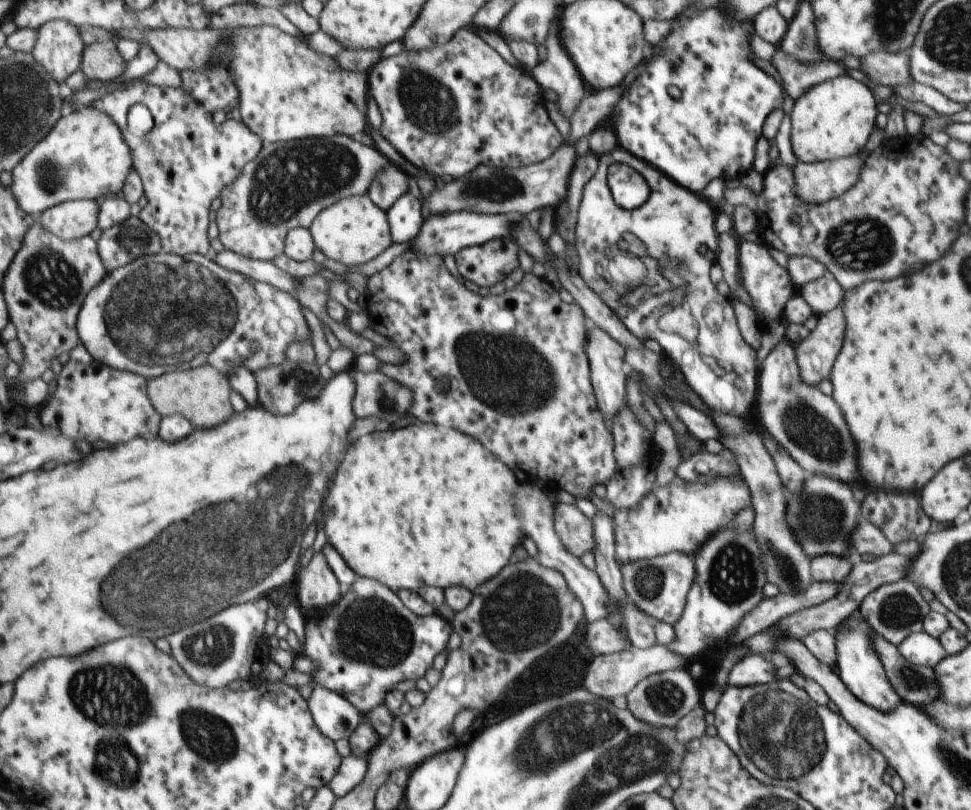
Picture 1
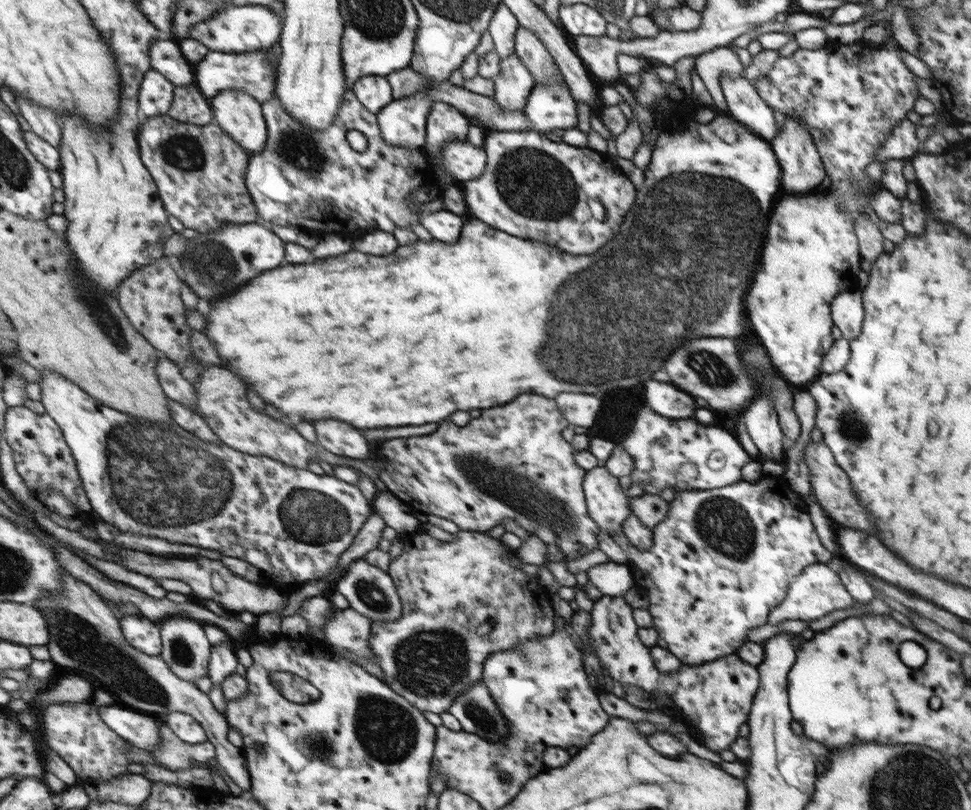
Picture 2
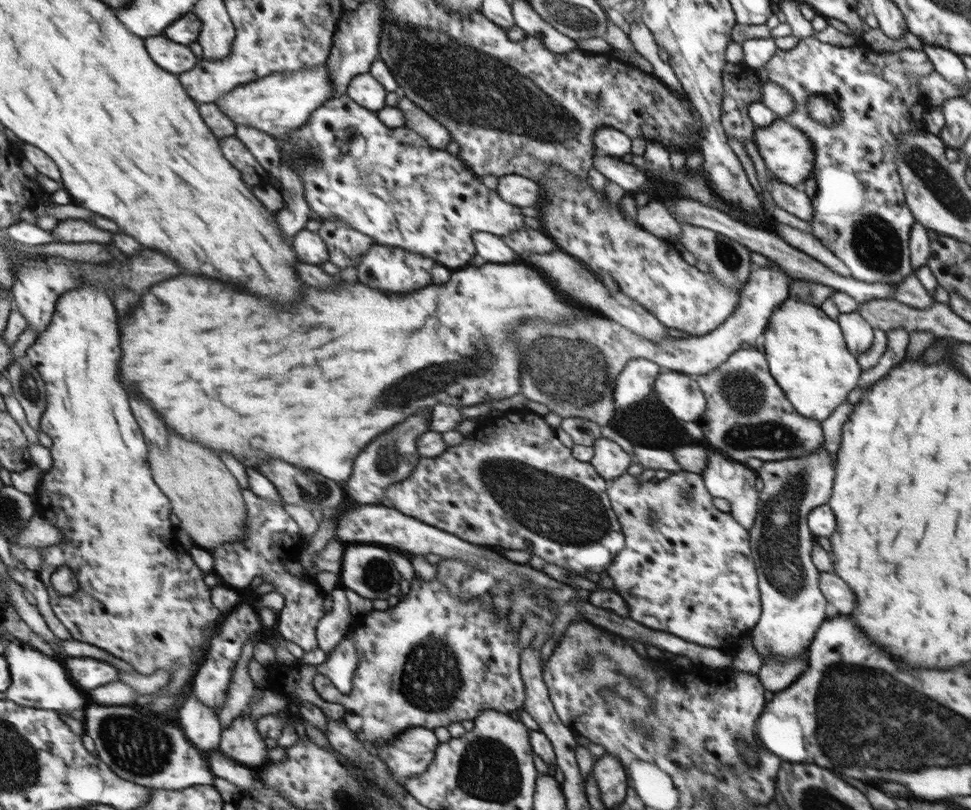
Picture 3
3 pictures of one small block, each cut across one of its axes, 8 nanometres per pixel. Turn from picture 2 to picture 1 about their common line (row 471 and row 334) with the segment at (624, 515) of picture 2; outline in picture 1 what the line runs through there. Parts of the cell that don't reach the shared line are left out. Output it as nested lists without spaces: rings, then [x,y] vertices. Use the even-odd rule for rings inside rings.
[[[590,325],[588,330],[587,353],[591,364],[591,382],[595,388],[595,396],[599,407],[604,414],[604,420],[612,421],[612,418],[624,409],[626,402],[626,374],[622,370],[624,364],[624,346],[616,341],[604,329],[600,330],[598,326]]]

